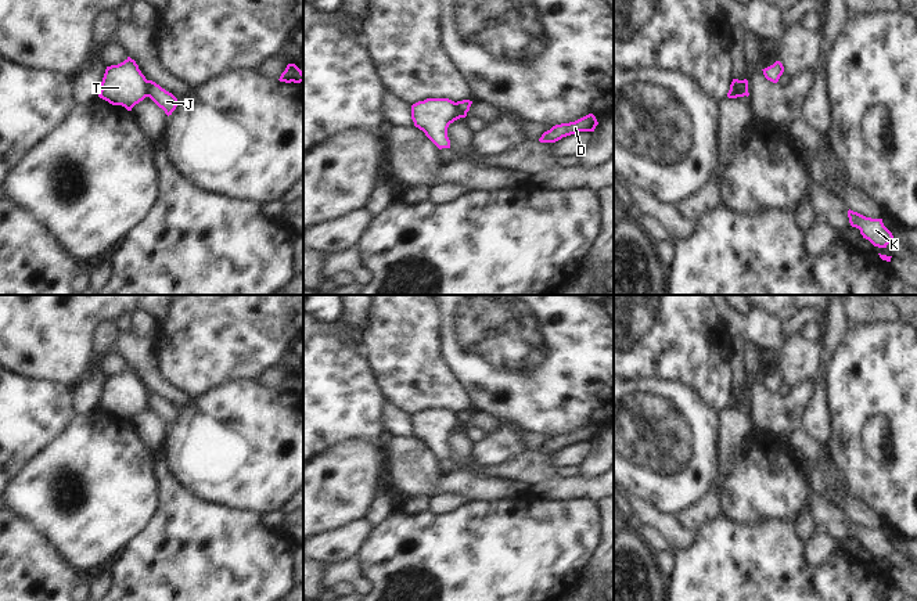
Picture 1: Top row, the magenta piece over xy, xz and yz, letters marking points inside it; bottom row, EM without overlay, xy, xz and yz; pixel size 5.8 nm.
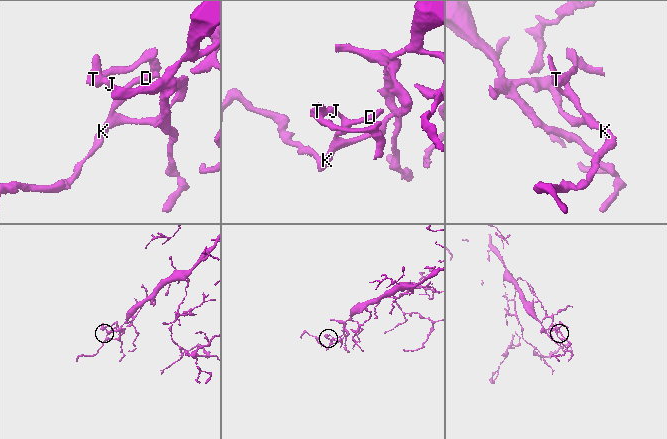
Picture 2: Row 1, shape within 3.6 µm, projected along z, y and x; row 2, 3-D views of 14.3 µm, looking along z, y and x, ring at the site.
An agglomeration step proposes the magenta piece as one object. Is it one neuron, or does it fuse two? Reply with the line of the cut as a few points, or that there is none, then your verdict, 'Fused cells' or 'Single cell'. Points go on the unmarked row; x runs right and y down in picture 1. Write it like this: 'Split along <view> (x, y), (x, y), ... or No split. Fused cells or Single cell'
Split along yz (733, 389), (739, 395), (740, 406). Fused cells

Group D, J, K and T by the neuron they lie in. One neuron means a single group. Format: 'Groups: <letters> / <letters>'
Groups: D J K / T

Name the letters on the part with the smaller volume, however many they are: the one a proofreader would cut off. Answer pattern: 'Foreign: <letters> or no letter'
Foreign: T

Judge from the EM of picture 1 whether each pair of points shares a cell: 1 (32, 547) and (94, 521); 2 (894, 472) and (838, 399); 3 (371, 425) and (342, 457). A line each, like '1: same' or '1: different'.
1: different
2: same
3: different

